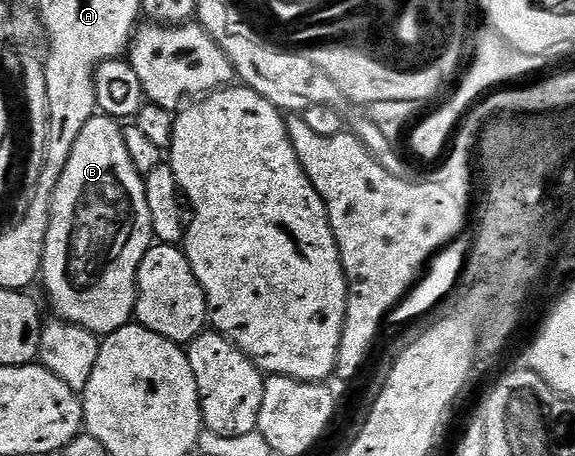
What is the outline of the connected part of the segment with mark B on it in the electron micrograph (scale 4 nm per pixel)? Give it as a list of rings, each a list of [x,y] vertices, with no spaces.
[[[94,115],[86,126],[82,126],[82,134],[78,134],[78,142],[74,142],[74,150],[70,150],[70,162],[66,162],[66,170],[62,170],[62,178],[52,195],[50,226],[44,243],[42,285],[56,311],[53,313],[70,324],[95,332],[101,338],[126,326],[136,310],[138,270],[153,243],[144,177],[134,162],[130,162],[124,128],[110,116]]]

